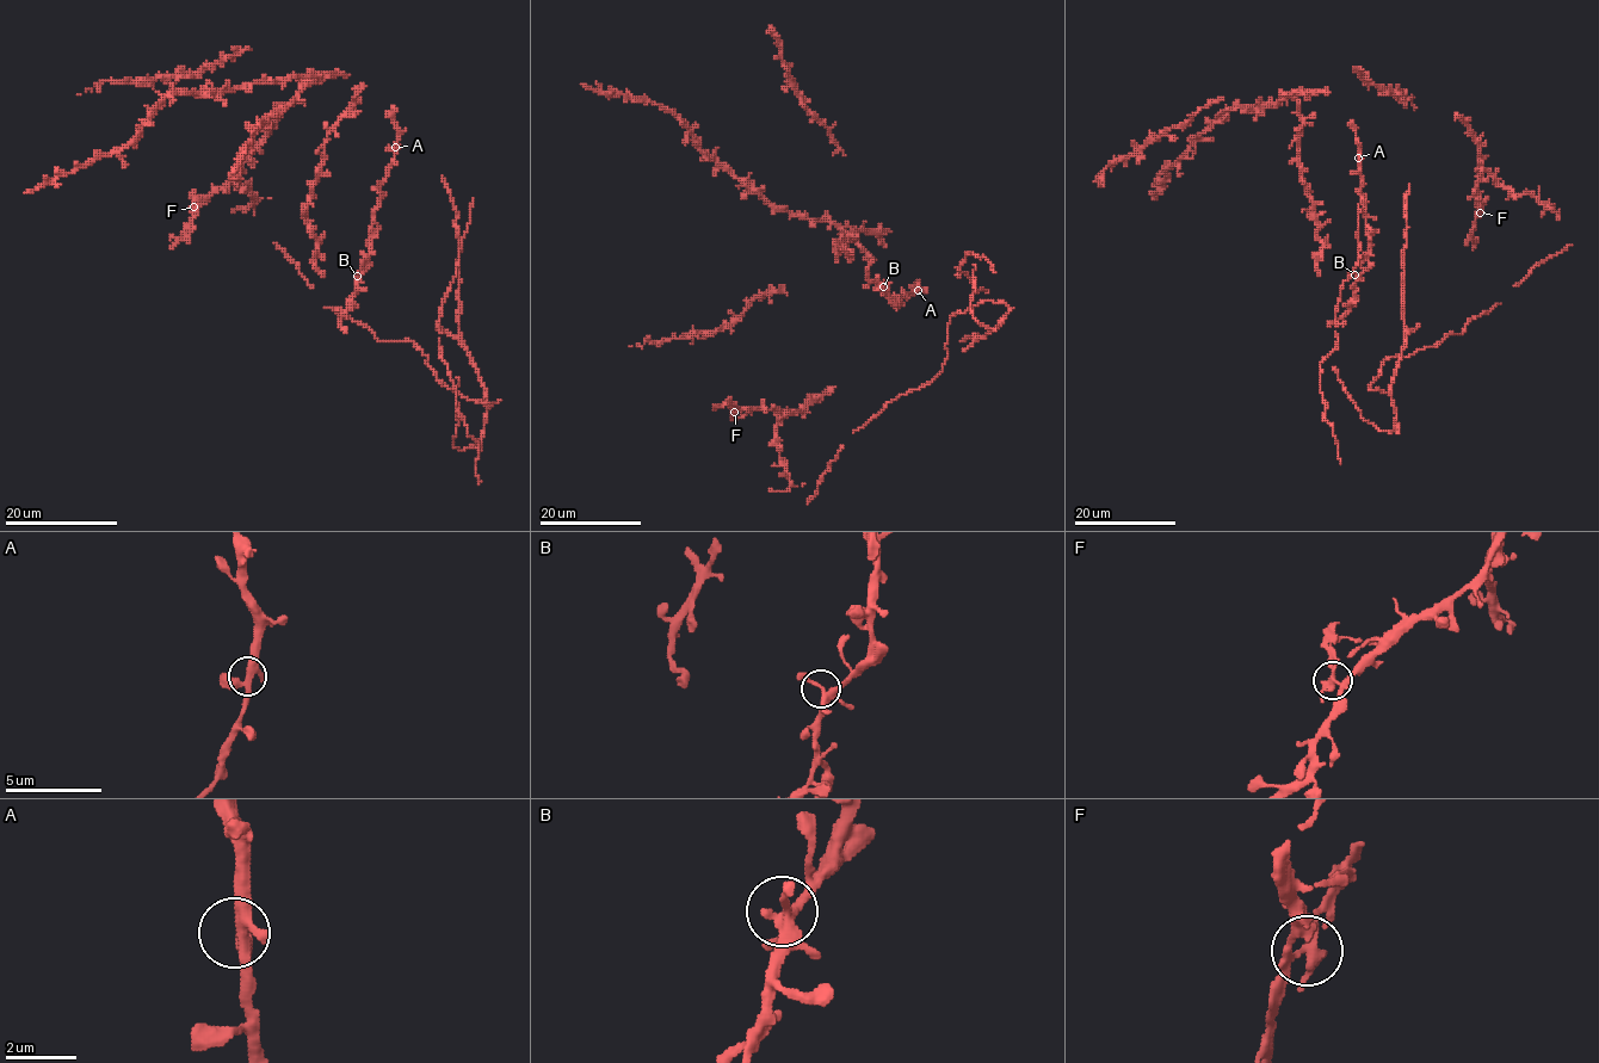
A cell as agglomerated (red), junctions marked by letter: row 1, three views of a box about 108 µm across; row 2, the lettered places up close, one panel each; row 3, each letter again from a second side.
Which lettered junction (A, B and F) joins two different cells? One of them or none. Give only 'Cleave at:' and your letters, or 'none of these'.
Cleave at: F

